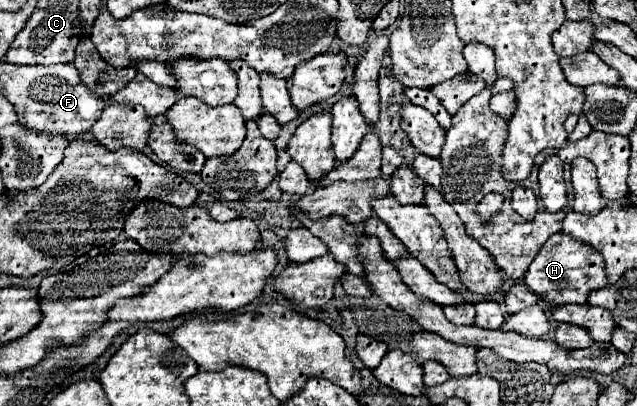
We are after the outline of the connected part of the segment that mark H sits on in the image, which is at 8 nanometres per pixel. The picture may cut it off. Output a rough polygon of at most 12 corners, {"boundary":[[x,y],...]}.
{"boundary":[[553,234],[525,284],[547,302],[585,304],[607,286],[603,256]]}

